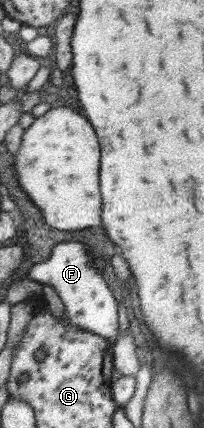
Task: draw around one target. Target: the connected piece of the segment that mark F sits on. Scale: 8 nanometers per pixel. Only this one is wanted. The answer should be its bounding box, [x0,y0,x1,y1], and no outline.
[29,240,119,342]

